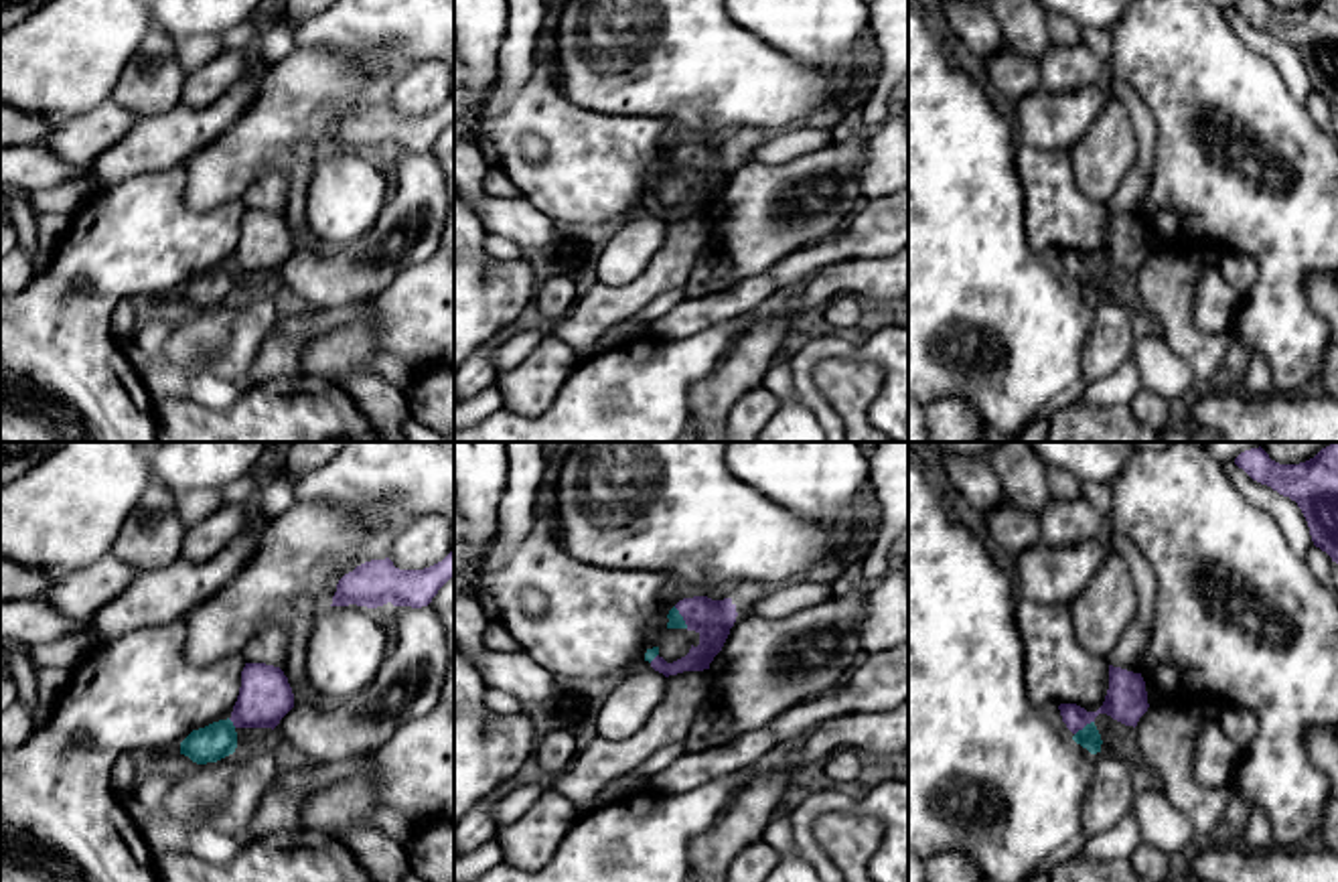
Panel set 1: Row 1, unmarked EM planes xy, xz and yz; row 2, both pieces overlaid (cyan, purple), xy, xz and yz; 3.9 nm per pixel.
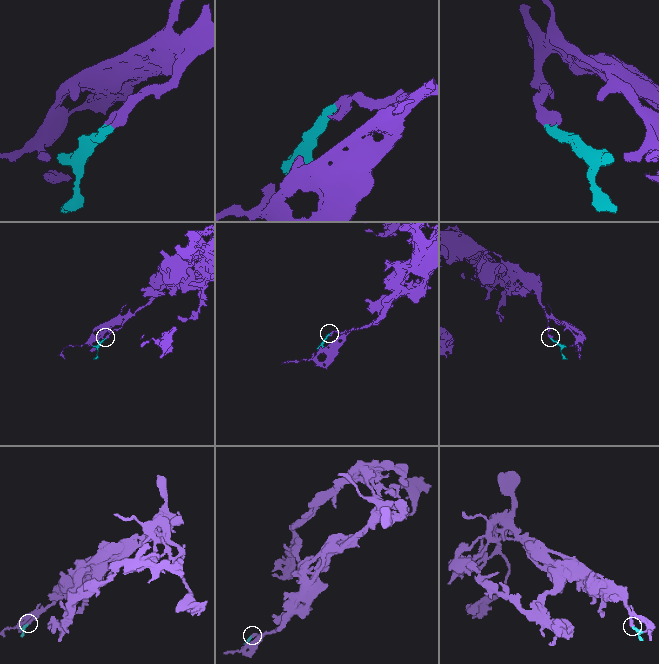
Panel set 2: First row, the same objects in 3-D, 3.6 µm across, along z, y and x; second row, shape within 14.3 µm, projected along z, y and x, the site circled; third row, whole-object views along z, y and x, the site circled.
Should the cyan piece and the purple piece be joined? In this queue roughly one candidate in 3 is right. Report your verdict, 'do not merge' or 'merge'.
merge

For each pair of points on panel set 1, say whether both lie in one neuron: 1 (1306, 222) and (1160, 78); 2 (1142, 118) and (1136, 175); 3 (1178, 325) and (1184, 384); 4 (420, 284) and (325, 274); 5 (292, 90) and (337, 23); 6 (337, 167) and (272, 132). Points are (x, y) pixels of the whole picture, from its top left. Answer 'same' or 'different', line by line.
1: same
2: same
3: different
4: different
5: different
6: different

